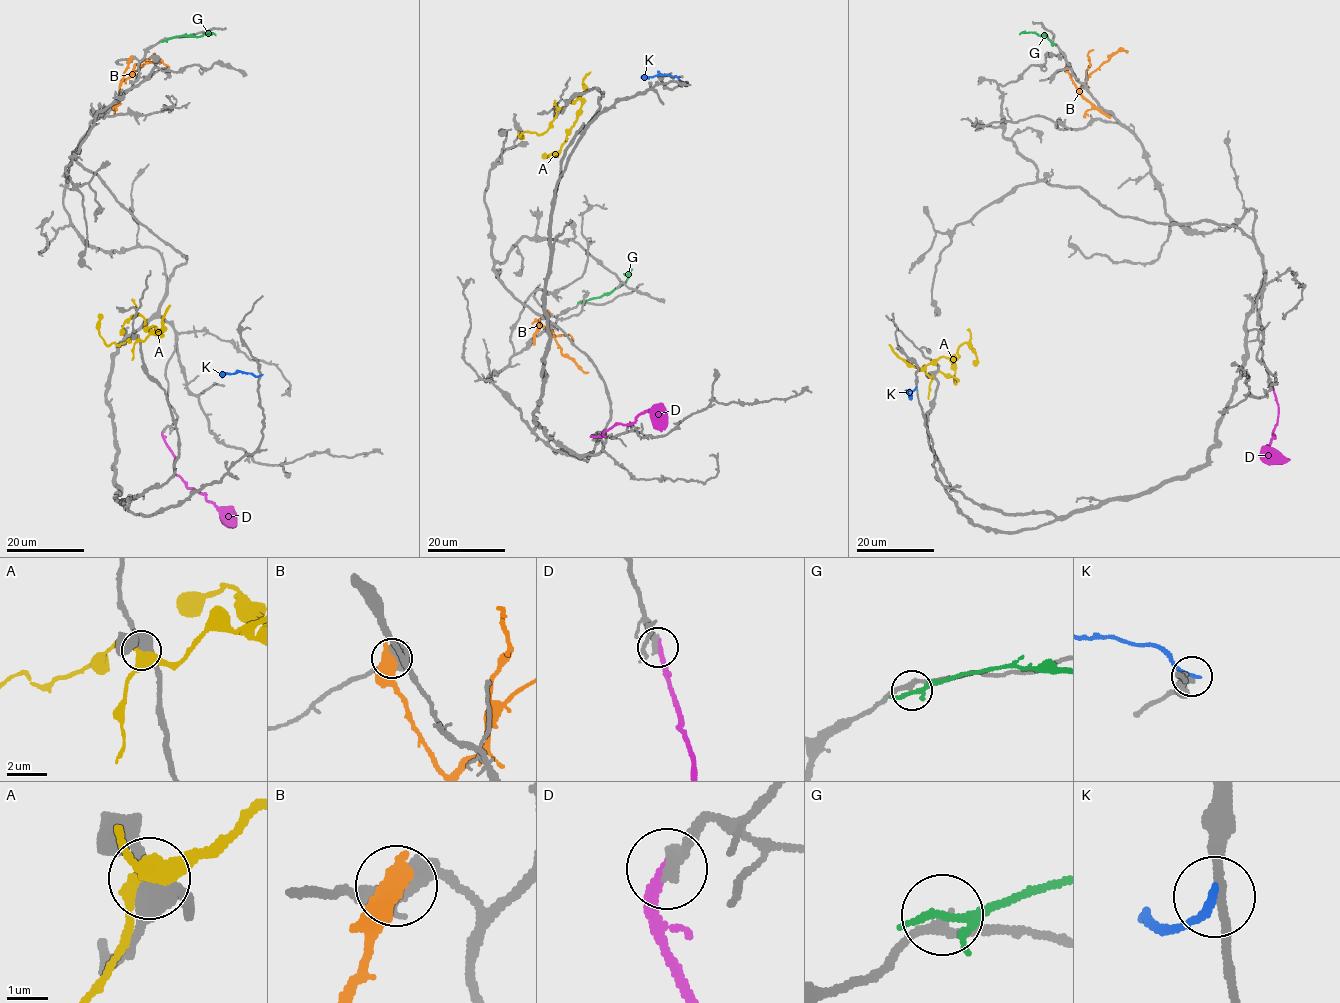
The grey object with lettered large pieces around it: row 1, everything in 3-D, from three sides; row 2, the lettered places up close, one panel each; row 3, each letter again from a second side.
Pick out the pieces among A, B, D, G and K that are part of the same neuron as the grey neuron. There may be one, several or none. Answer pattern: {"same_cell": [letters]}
{"same_cell": ["D"]}

